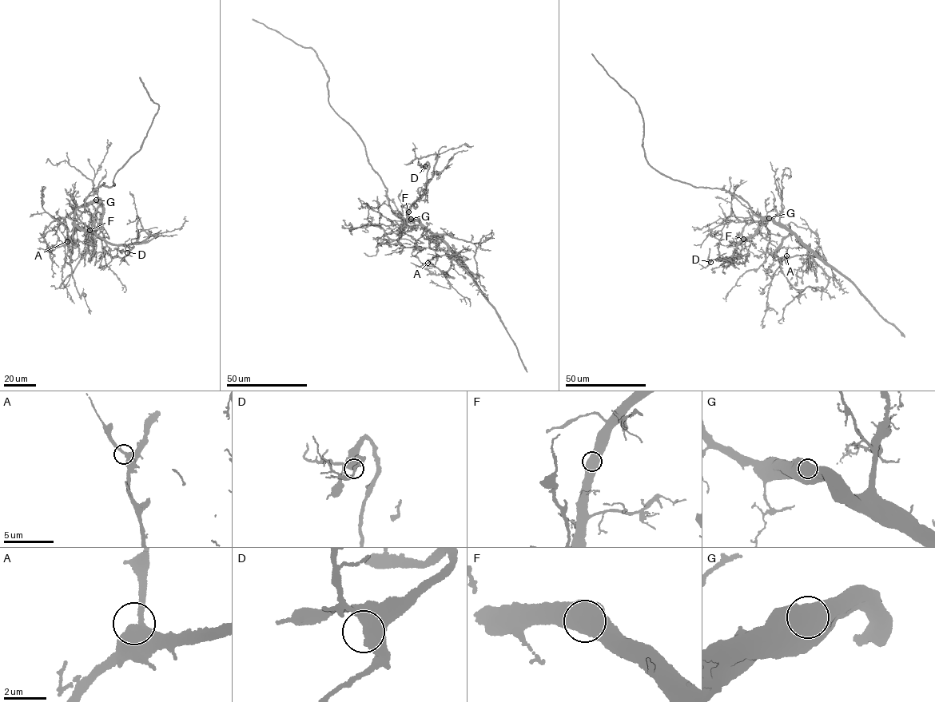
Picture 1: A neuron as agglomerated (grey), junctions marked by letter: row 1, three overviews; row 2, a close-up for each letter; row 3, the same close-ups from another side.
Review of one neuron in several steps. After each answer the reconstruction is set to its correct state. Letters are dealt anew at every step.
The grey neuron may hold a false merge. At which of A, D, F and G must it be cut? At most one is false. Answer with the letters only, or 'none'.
none

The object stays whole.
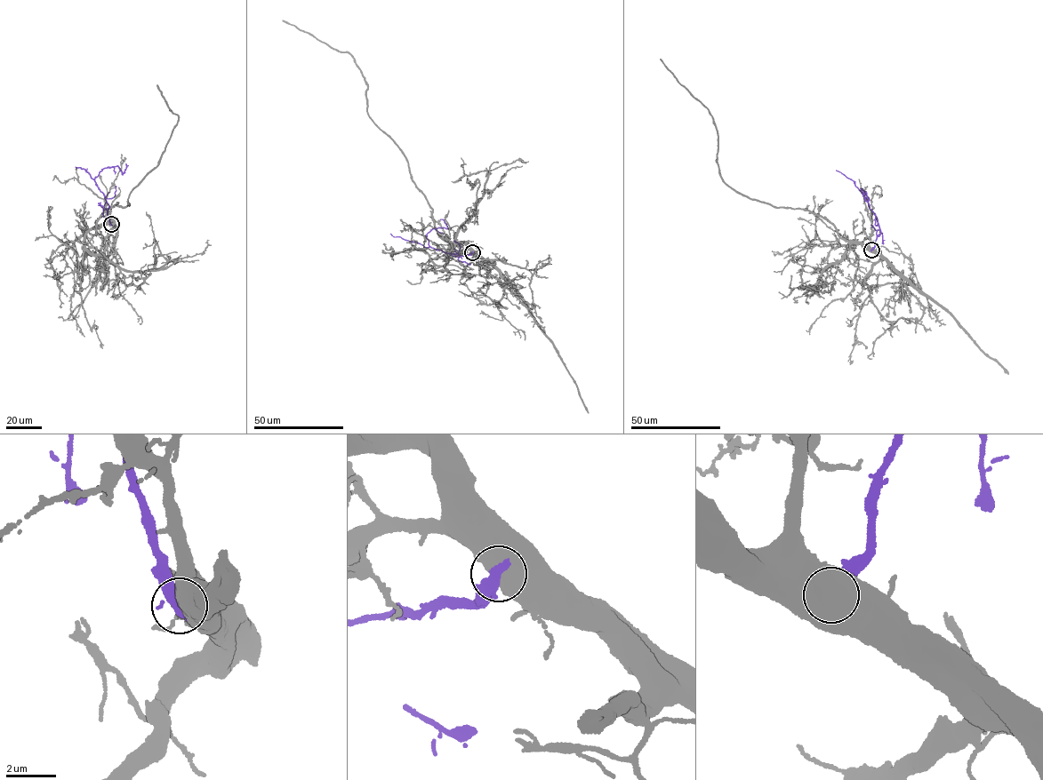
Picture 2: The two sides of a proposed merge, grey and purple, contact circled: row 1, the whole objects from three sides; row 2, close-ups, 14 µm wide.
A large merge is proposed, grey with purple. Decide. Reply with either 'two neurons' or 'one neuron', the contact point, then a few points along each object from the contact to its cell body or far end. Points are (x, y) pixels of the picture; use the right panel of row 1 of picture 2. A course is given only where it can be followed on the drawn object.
two neurons | (871, 250) | grey via (871, 250), (840, 236), (827, 220), (807, 210), (773, 207), (743, 196), (723, 180), (712, 115), (660, 59) | purple via (871, 250), (880, 230), (861, 188), (866, 192), (868, 202), (862, 192)

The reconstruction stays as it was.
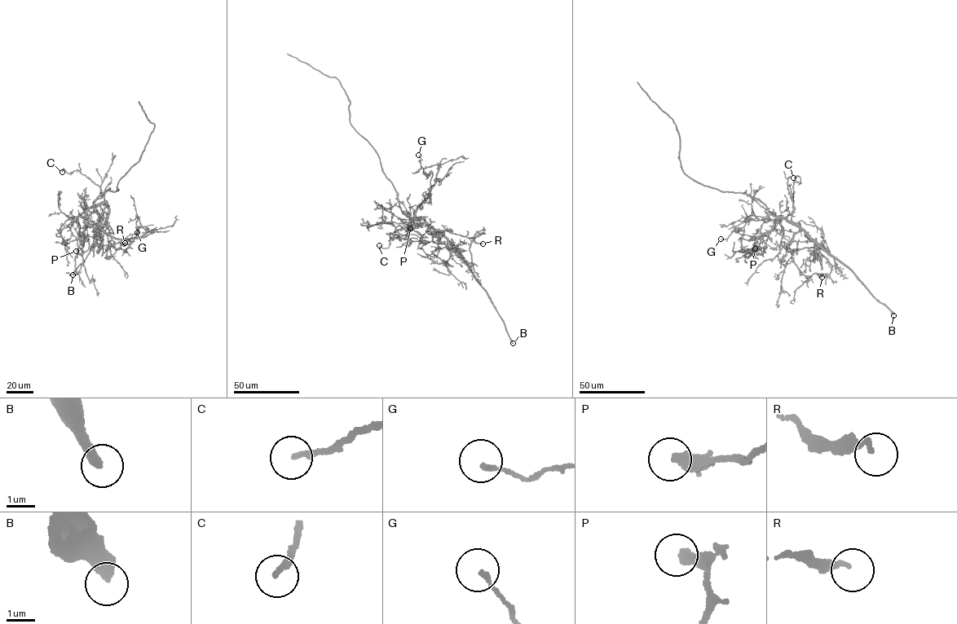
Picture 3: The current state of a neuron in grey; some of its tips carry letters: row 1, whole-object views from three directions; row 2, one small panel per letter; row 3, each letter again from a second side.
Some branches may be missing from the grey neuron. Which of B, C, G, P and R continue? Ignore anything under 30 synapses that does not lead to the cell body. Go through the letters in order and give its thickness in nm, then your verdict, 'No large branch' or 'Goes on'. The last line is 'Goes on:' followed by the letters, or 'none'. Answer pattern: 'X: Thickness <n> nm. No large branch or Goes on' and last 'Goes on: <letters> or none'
B: Thickness 380 nm. Goes on
C: Thickness 200 nm. No large branch
G: Thickness 130 nm. No large branch
P: Thickness 360 nm. No large branch
R: Thickness 150 nm. No large branch
Goes on: B

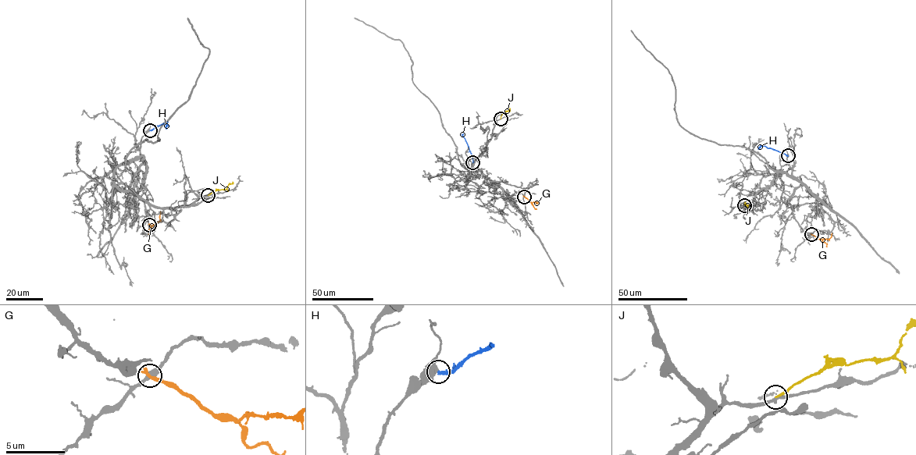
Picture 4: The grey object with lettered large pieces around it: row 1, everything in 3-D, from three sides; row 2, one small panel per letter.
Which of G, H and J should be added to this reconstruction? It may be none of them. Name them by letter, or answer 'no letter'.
H

